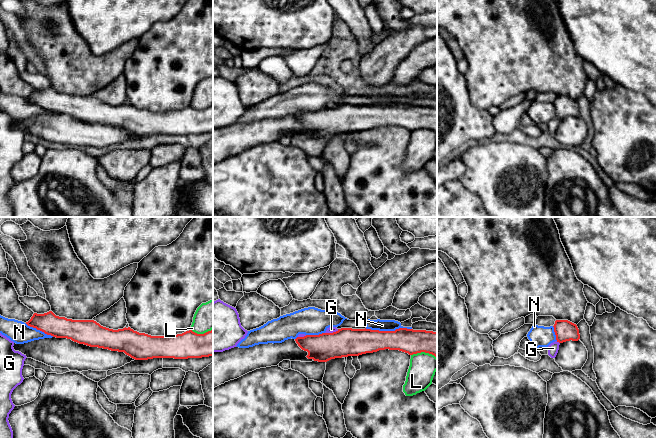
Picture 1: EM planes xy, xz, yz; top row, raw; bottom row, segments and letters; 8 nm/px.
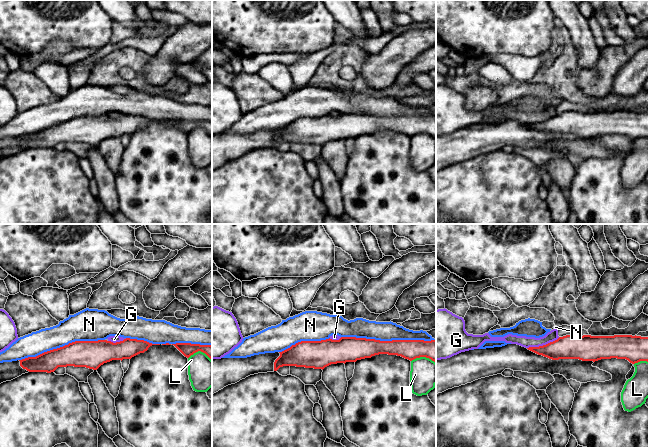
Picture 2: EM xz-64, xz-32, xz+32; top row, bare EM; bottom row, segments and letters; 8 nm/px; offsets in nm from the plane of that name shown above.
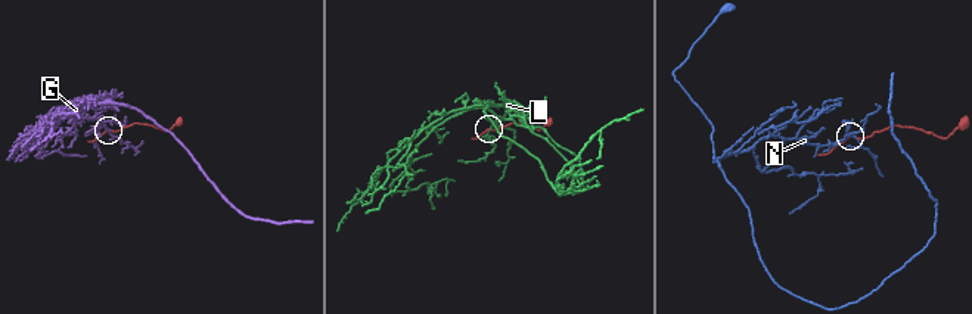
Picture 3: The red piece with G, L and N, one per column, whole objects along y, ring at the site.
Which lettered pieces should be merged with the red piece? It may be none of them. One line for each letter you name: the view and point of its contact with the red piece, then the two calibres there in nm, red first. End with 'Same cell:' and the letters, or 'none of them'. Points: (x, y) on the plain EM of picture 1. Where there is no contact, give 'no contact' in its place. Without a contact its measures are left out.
Same cell: none of them

